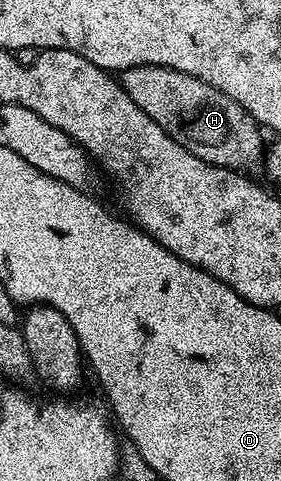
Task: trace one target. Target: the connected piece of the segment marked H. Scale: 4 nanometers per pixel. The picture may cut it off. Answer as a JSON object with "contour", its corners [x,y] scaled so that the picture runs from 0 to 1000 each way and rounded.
{"contour":[[[473,137],[459,146],[427,148],[423,168],[452,200],[466,200],[466,208],[480,208],[480,216],[495,216],[495,225],[509,225],[509,233],[523,233],[523,241],[537,241],[537,249],[552,249],[552,258],[566,258],[566,266],[580,266],[580,274],[609,283],[609,291],[651,299],[651,308],[708,324],[708,333],[737,333],[737,341],[765,341],[847,358],[886,358],[897,345],[932,343],[932,264],[918,262],[847,212],[822,208],[822,200],[769,187],[751,175],[676,154],[601,146],[591,137]]]}

